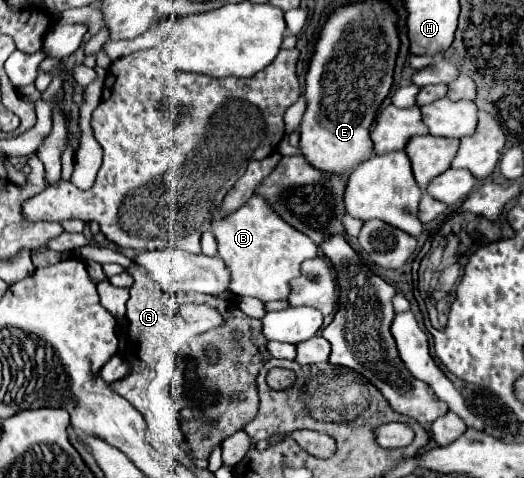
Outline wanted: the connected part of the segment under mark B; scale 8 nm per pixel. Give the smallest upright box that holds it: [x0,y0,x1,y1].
[211,194,317,302]

